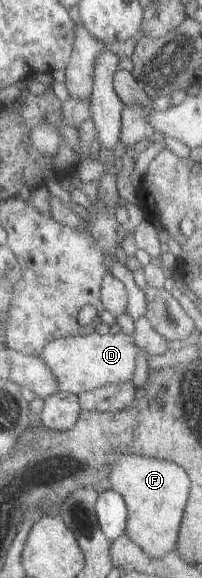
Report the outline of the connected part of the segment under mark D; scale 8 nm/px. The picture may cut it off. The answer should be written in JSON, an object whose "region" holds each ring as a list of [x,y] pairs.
{"region":[[[122,331],[115,334],[97,334],[58,337],[45,343],[39,353],[39,359],[50,369],[55,377],[57,390],[73,395],[85,393],[103,385],[125,383],[130,381],[135,368],[136,351],[139,347],[131,335]]]}

